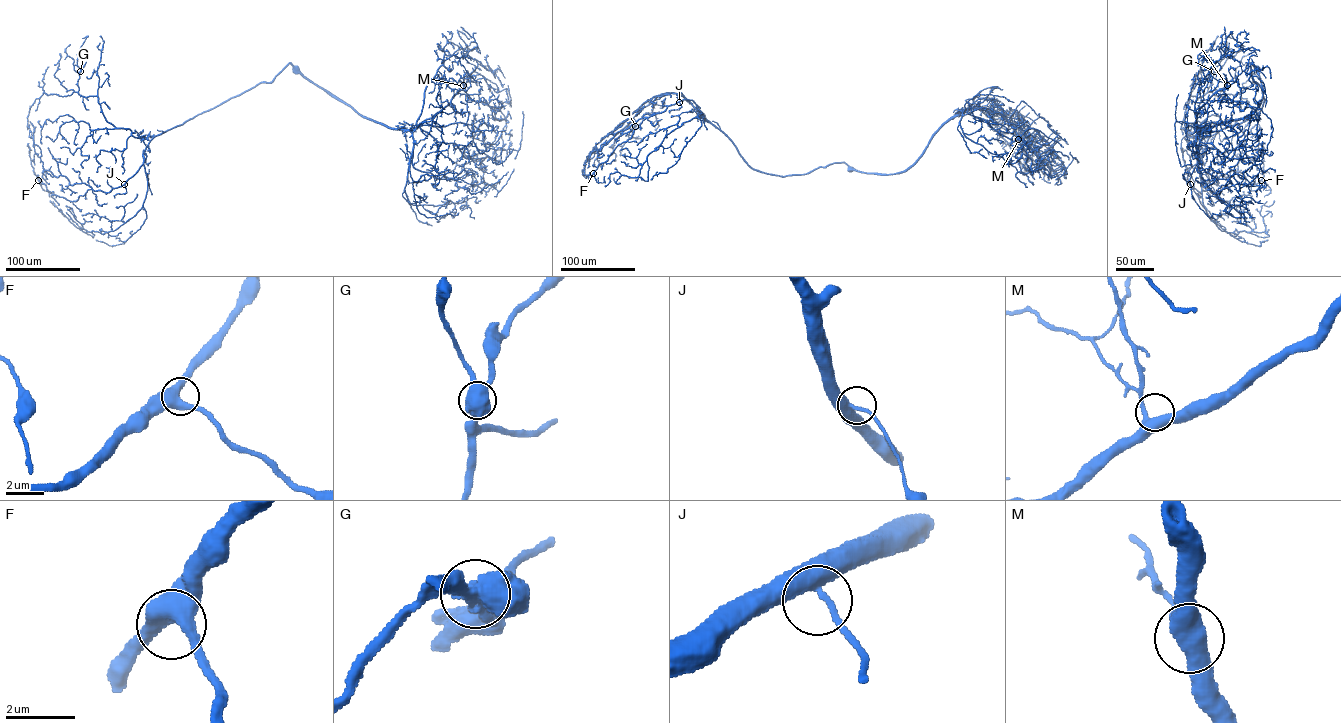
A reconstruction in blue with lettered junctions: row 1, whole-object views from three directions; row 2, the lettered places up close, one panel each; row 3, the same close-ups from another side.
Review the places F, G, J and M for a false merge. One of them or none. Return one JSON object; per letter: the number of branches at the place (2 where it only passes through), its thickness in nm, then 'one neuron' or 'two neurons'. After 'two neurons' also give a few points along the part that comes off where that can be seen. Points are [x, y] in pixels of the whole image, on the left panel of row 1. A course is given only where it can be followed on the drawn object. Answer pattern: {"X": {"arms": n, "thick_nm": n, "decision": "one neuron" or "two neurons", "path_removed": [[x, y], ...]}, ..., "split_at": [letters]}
{"F": {"arms": 3, "thick_nm": 480, "decision": "one neuron"}, "G": {"arms": 3, "thick_nm": 550, "decision": "two neurons"}, "J": {"arms": 3, "thick_nm": 380, "decision": "one neuron"}, "M": {"arms": 3, "thick_nm": 440, "decision": "one neuron"}, "split_at": ["G"]}

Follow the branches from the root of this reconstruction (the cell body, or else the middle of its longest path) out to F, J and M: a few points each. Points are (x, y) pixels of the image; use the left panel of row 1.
F: (296, 69), (289, 63), (271, 81), (156, 135), (137, 171), (109, 192), (88, 189), (69, 201), (38, 180)
J: (296, 69), (289, 63), (271, 81), (259, 83), (156, 135), (145, 150), (141, 165), (124, 184)
M: (296, 69), (363, 117), (393, 128), (417, 128), (442, 110), (463, 85)

